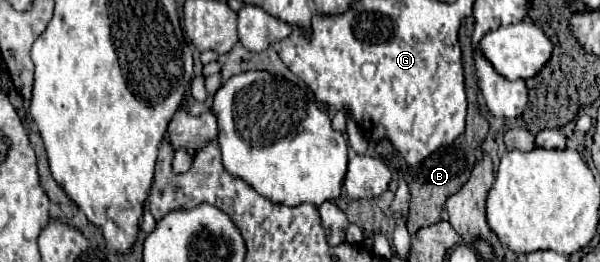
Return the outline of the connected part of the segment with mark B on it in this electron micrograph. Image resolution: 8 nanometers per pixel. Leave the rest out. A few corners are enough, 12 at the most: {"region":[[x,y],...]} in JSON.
{"region":[[473,19],[459,29],[467,127],[453,145],[403,175],[407,231],[441,219],[447,197],[469,179],[487,133],[477,107]]}

